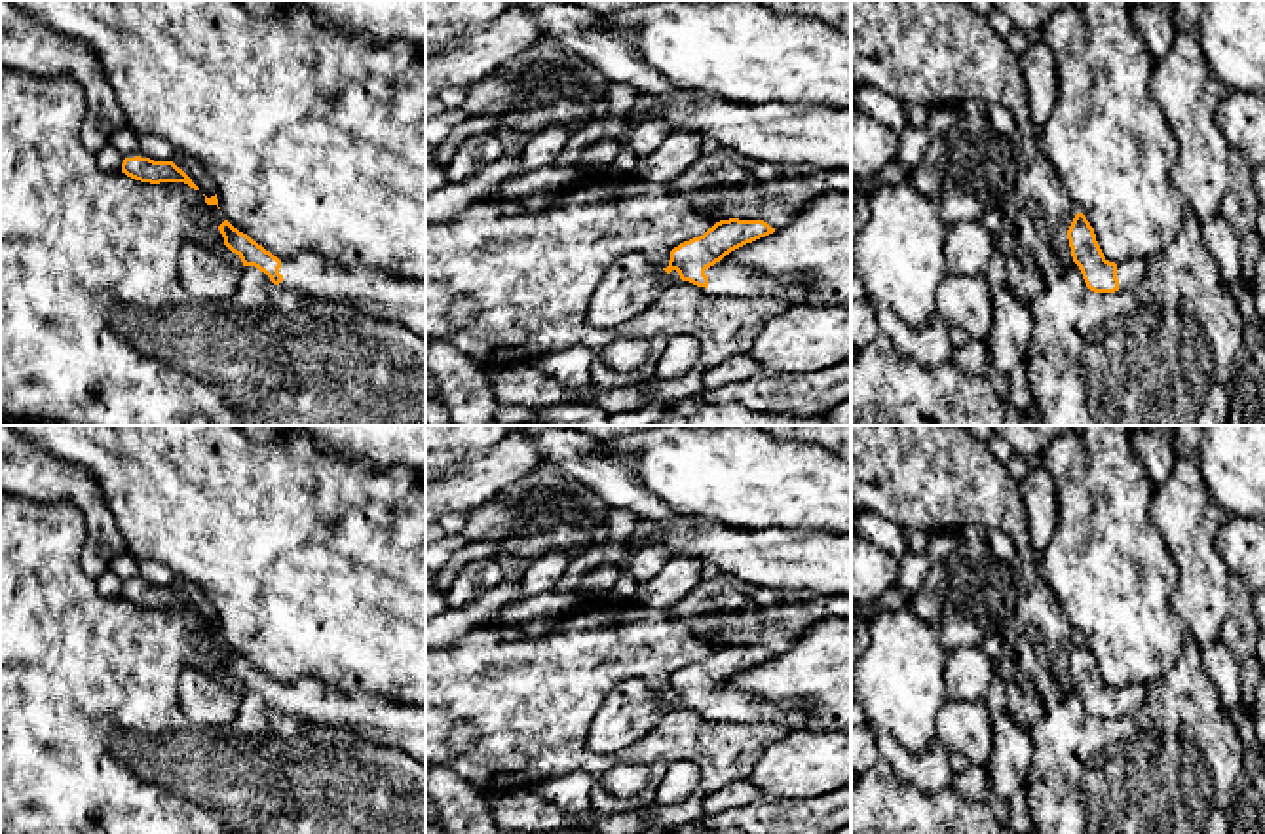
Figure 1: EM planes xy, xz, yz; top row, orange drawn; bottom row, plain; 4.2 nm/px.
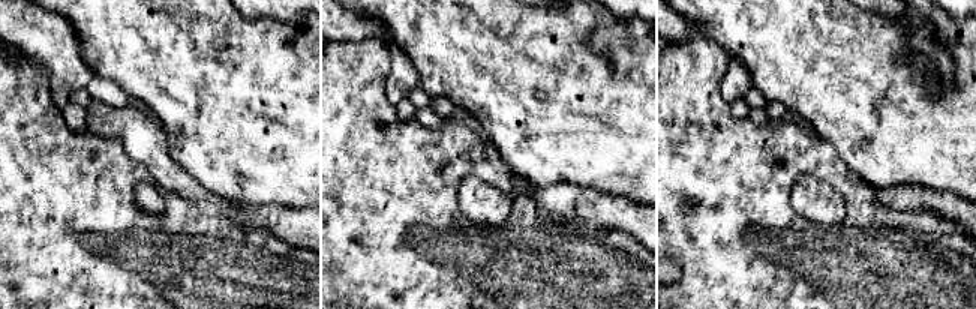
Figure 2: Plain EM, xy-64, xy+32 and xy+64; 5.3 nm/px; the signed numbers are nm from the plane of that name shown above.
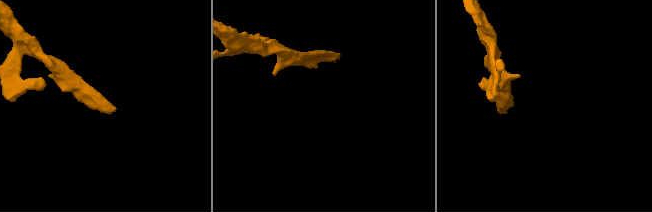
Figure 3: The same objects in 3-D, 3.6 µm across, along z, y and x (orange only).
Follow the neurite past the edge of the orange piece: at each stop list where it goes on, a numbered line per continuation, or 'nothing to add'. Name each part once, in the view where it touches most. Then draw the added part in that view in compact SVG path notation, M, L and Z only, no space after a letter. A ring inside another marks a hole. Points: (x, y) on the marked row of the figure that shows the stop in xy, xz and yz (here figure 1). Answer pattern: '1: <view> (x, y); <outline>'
1: xz (724, 280); M716 262L705 270L708 294L716 296L769 296L790 306L807 302L807 291L794 277L773 277L758 268Z

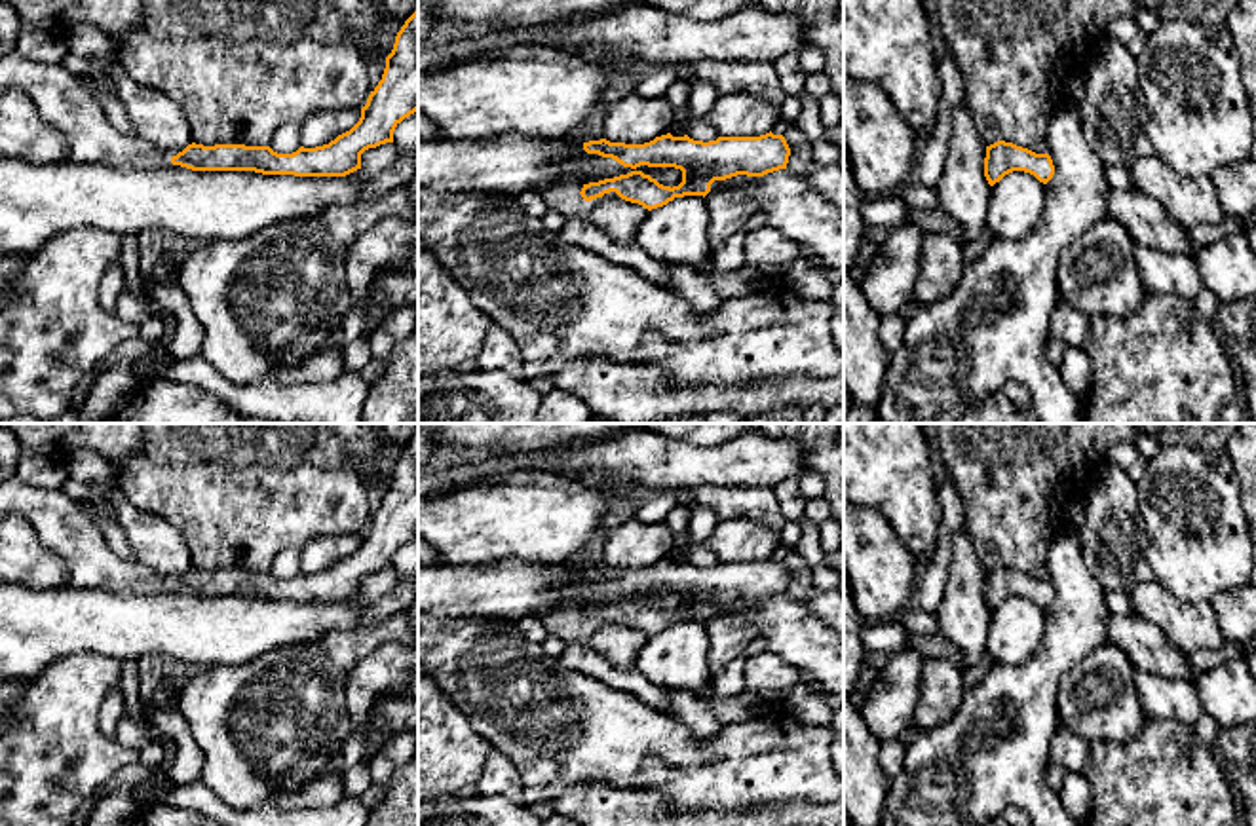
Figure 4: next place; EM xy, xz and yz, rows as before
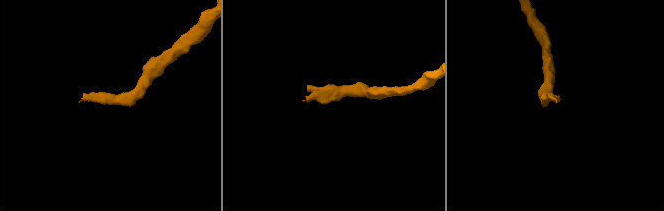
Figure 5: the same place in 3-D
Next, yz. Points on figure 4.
nothing to add

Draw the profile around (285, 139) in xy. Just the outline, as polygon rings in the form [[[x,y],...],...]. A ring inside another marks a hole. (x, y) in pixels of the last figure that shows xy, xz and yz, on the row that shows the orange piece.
[[[287,122],[276,129],[268,144],[277,154],[293,154],[300,148],[300,123]]]

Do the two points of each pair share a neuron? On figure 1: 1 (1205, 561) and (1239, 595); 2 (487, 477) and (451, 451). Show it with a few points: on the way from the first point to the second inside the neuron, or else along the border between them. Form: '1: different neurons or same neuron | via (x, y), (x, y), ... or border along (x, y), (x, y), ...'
1: different neurons | border along (1231, 574), (1229, 618), (1220, 629)
2: different neurons | border along (494, 445), (445, 475)

